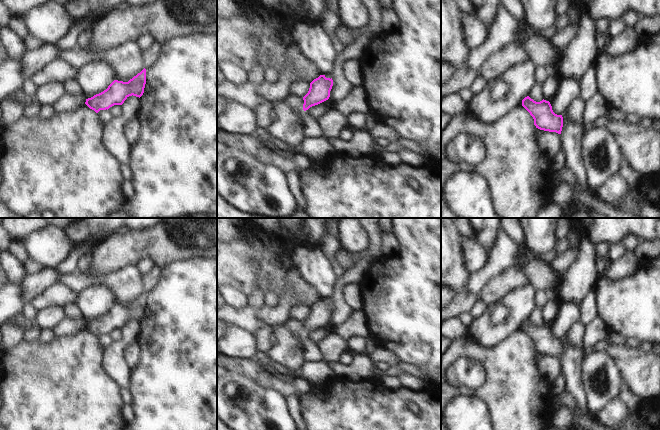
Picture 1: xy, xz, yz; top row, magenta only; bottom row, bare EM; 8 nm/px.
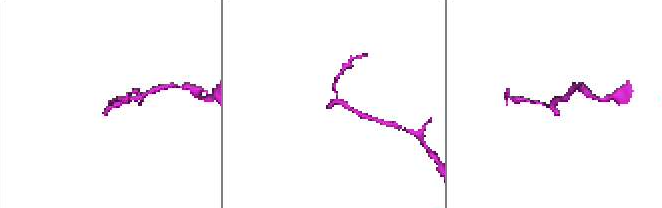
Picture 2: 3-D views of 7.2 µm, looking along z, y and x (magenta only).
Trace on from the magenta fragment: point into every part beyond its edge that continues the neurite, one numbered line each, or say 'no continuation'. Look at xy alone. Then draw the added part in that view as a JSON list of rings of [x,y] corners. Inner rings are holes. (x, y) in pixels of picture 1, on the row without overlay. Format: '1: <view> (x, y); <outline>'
no continuation

